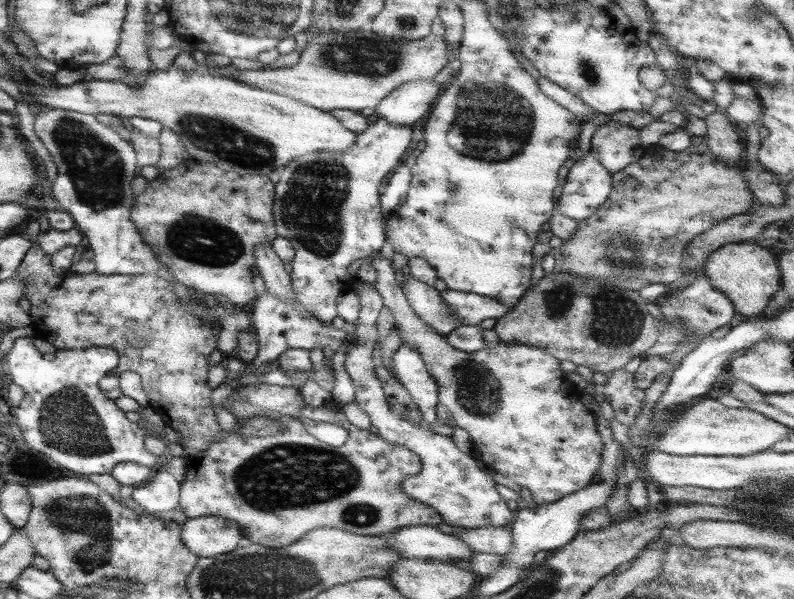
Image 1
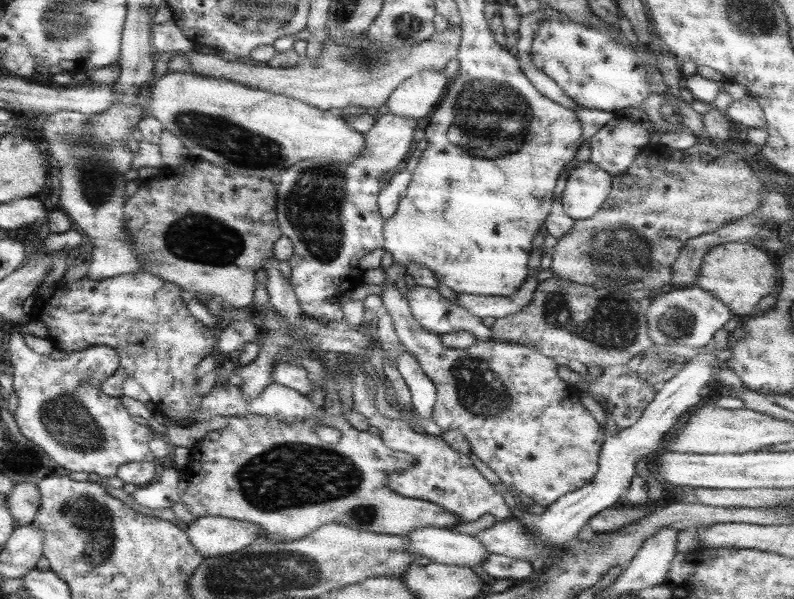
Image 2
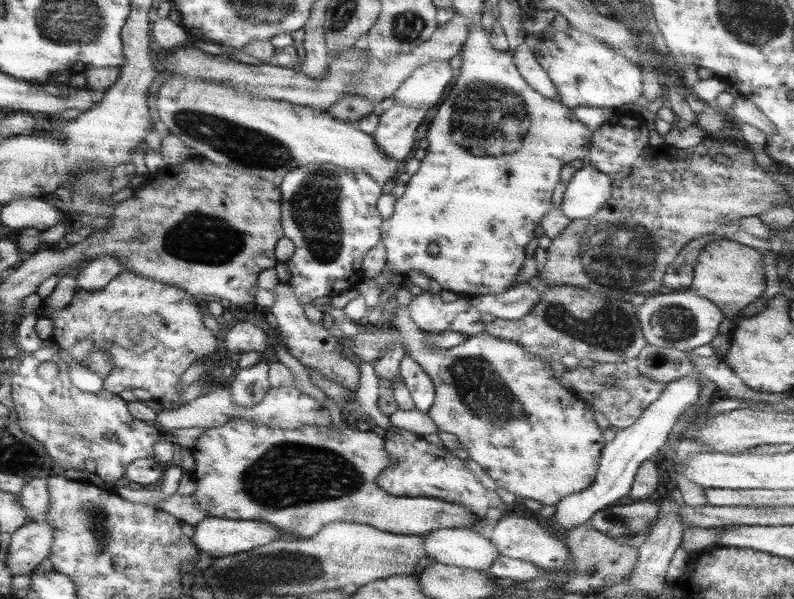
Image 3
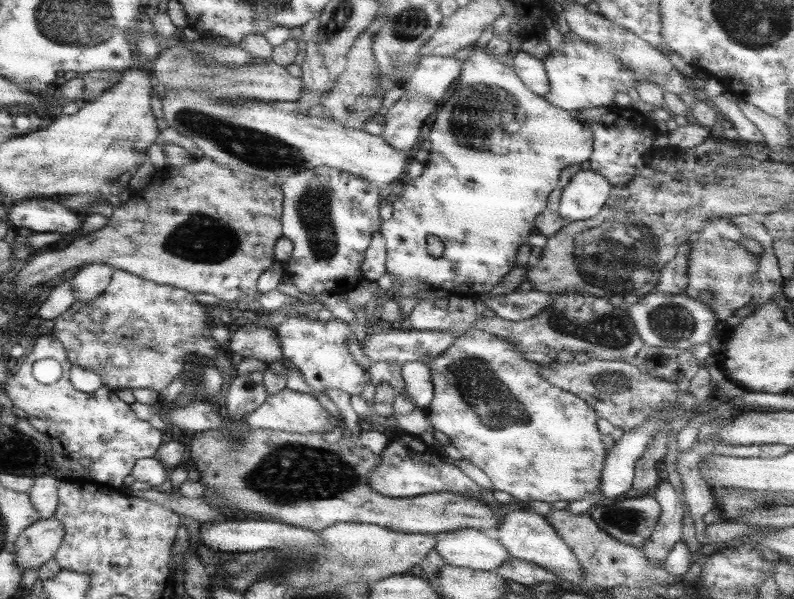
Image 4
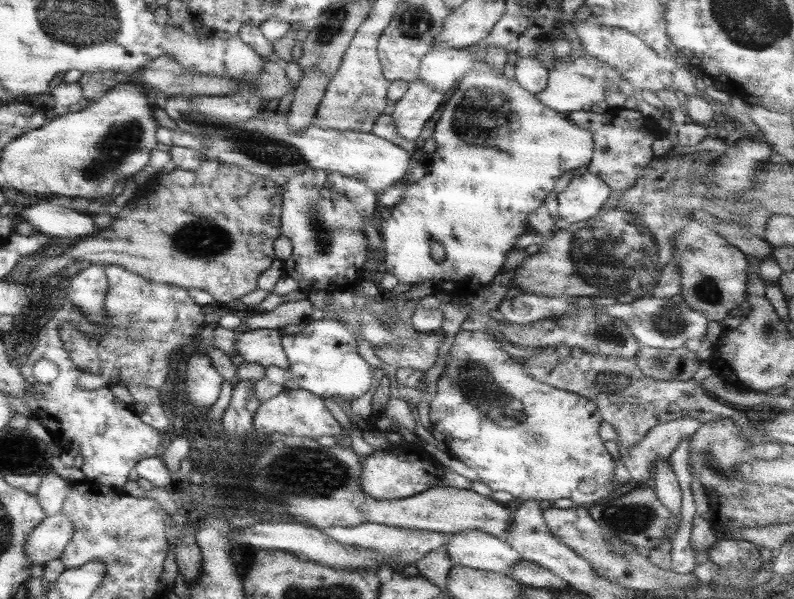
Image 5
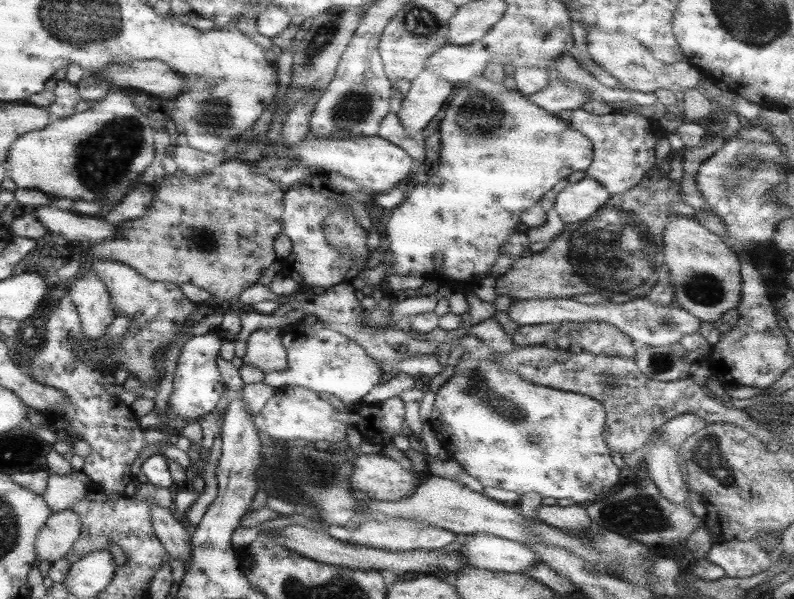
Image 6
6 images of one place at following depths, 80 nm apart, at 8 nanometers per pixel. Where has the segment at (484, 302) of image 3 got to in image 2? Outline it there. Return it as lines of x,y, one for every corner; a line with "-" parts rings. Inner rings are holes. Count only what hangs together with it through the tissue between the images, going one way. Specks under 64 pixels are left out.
538,271
528,276
522,285
513,294
504,297
479,296
475,294
456,293
455,304
464,308
478,319
491,316
491,318
505,318
524,309
532,299
533,291
538,285
536,275

